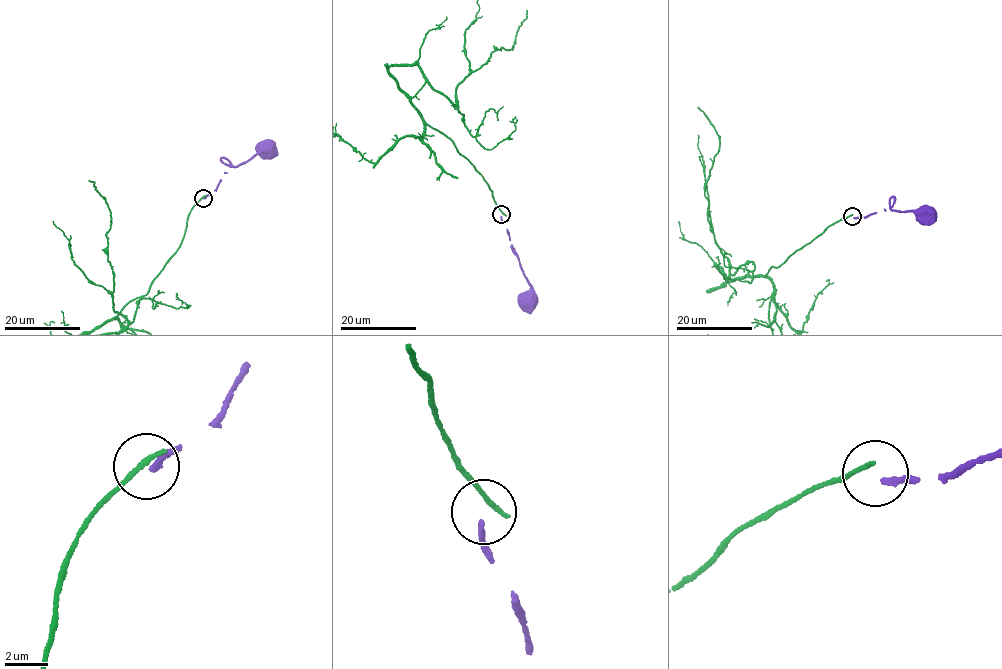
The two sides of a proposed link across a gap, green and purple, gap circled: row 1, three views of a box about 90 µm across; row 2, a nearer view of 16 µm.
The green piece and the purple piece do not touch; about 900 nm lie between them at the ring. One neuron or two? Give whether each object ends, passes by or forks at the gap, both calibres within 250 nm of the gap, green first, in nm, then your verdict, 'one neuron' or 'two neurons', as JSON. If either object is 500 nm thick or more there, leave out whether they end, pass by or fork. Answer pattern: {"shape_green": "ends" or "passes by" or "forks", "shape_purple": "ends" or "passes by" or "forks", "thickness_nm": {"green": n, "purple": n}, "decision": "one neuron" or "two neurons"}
{"shape_green": "ends", "shape_purple": "ends", "thickness_nm": {"green": 320, "purple": 280}, "decision": "two neurons"}

